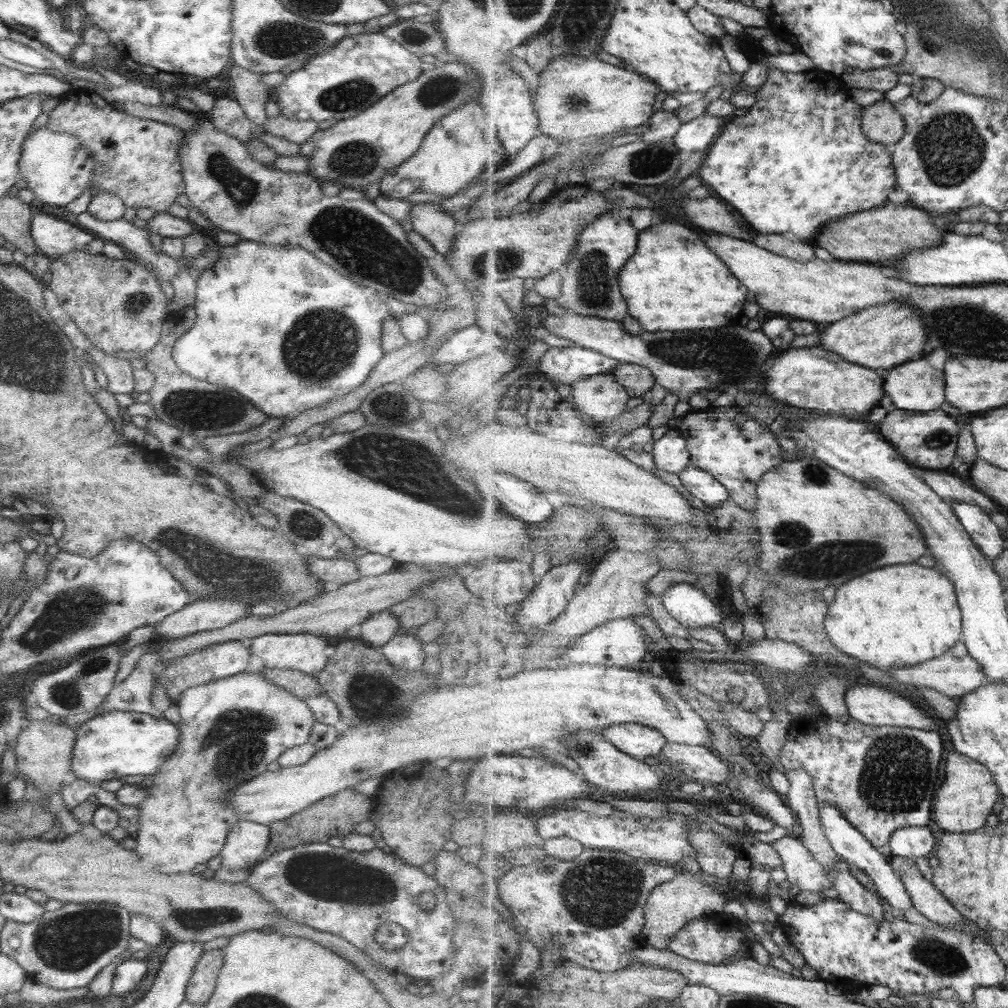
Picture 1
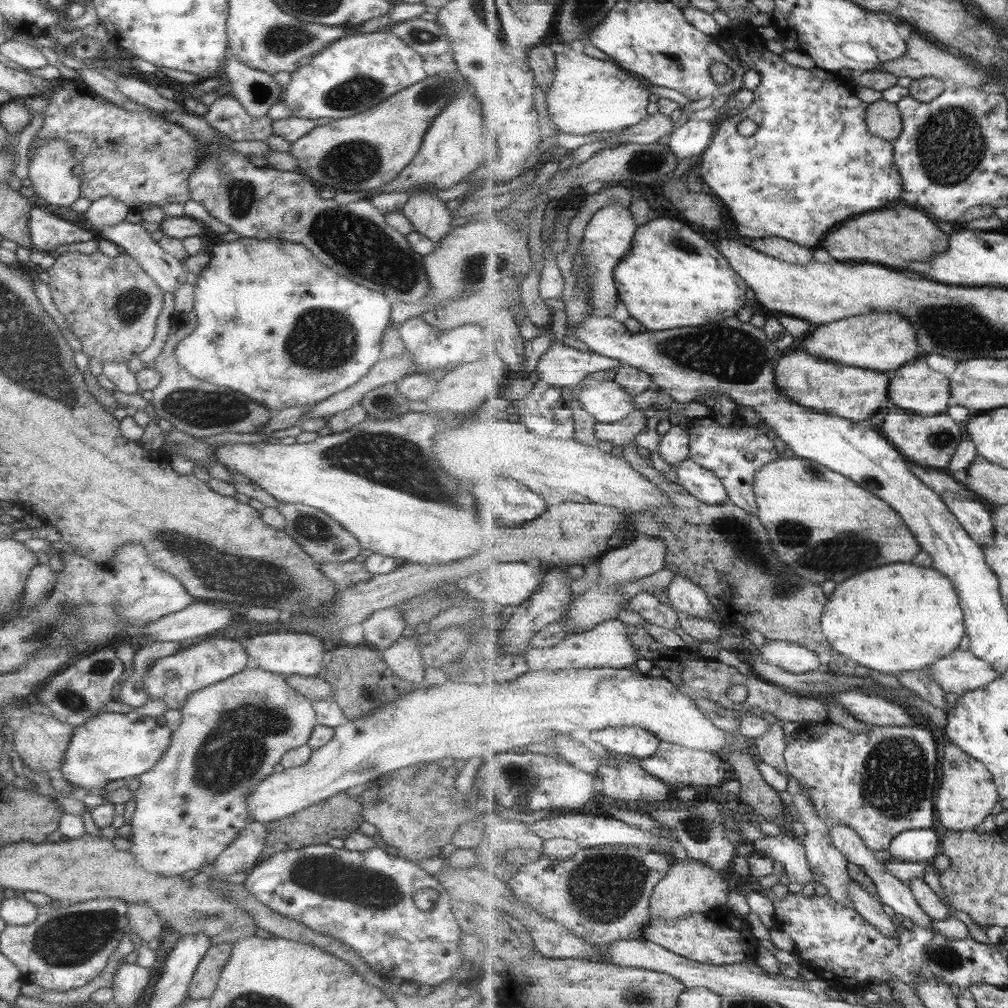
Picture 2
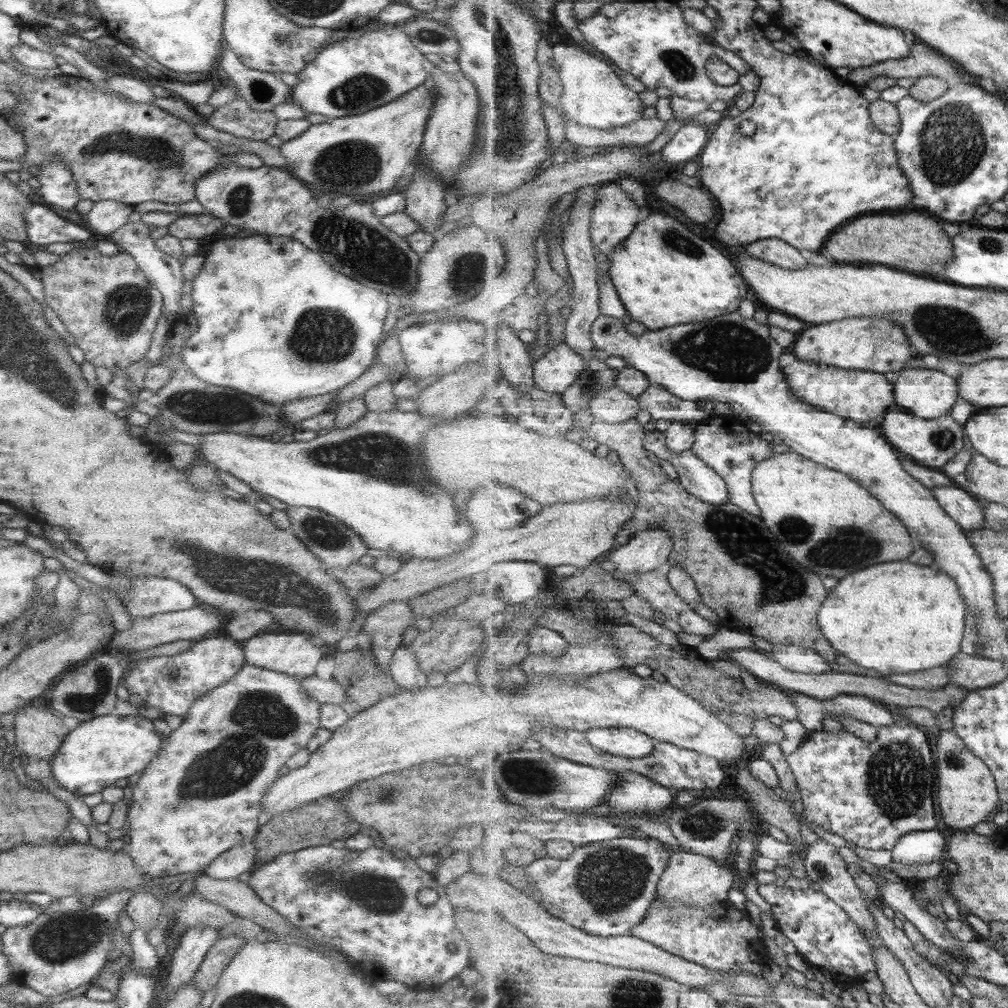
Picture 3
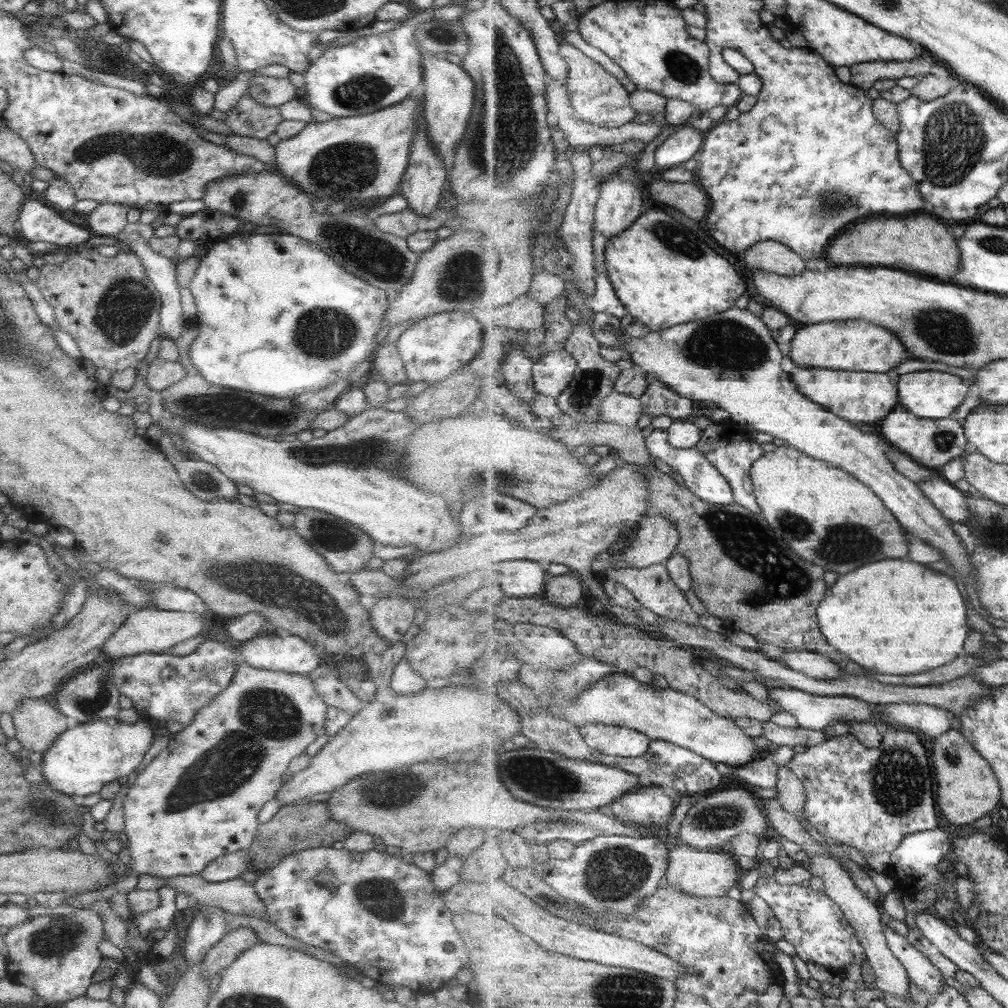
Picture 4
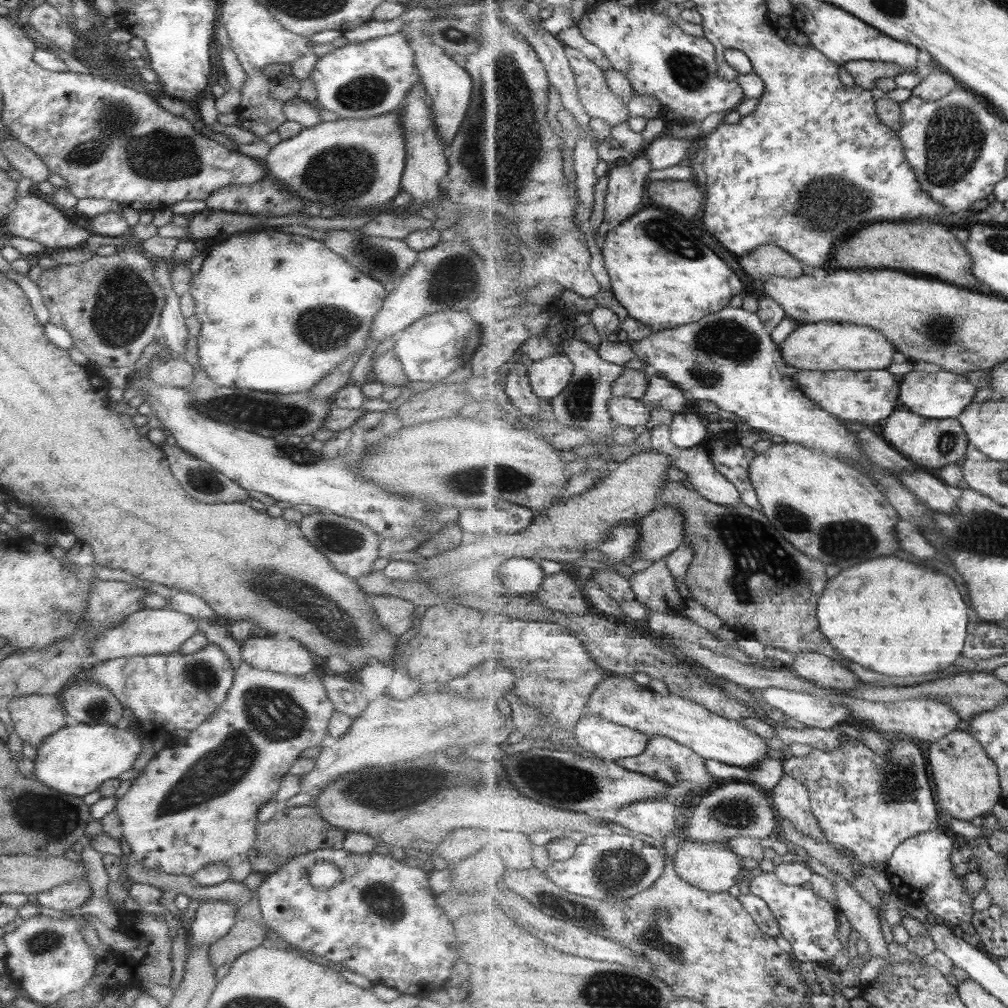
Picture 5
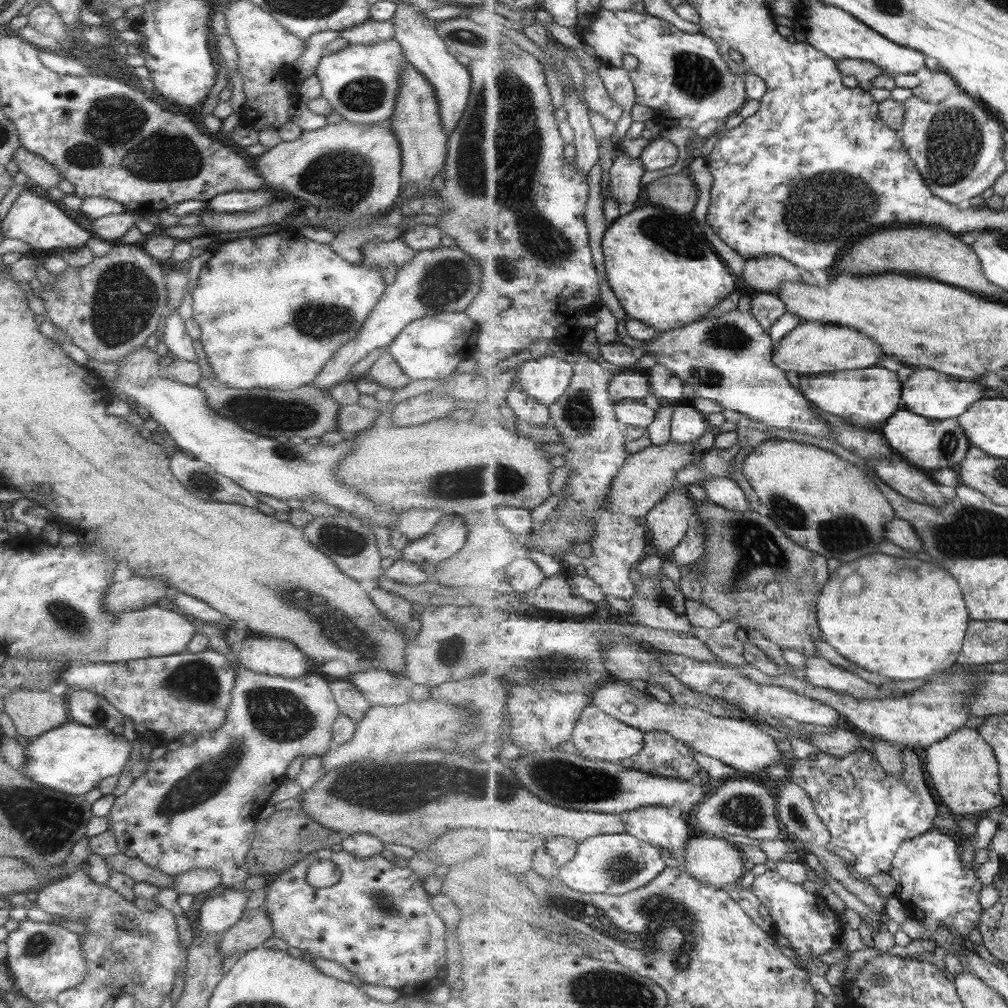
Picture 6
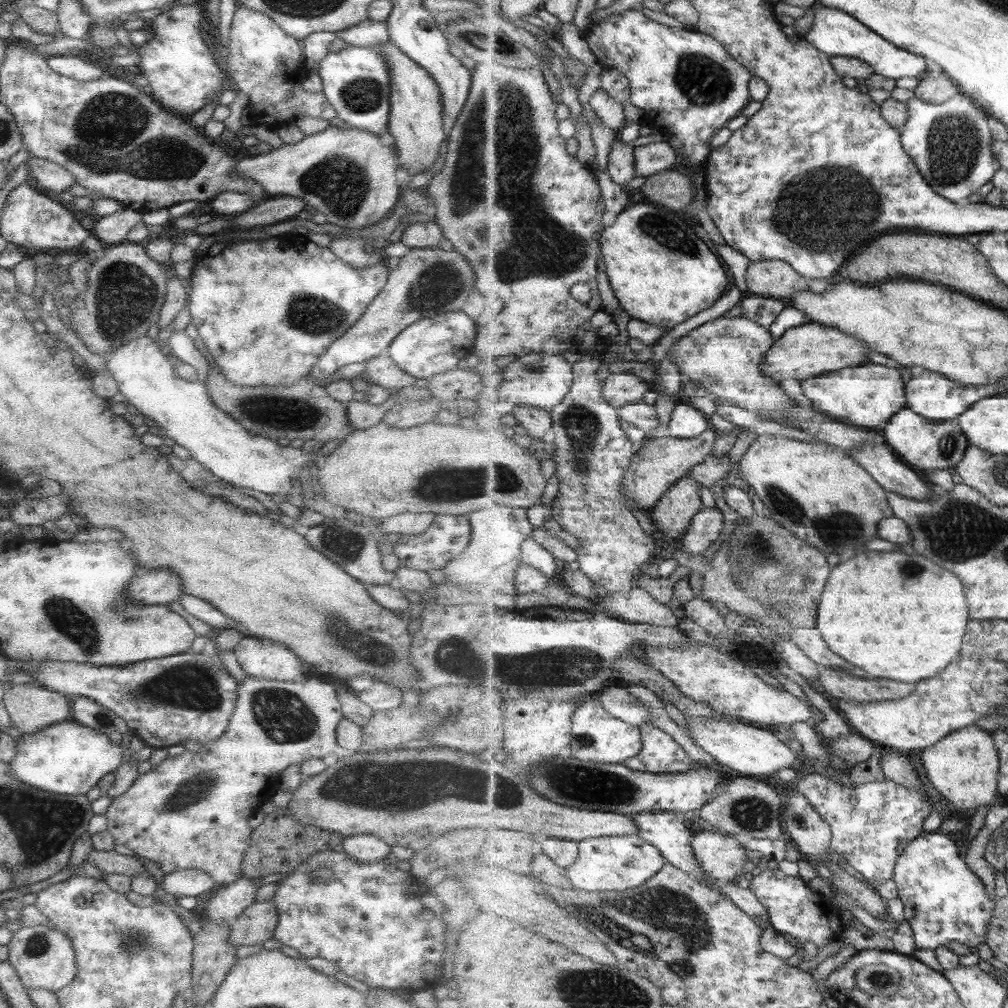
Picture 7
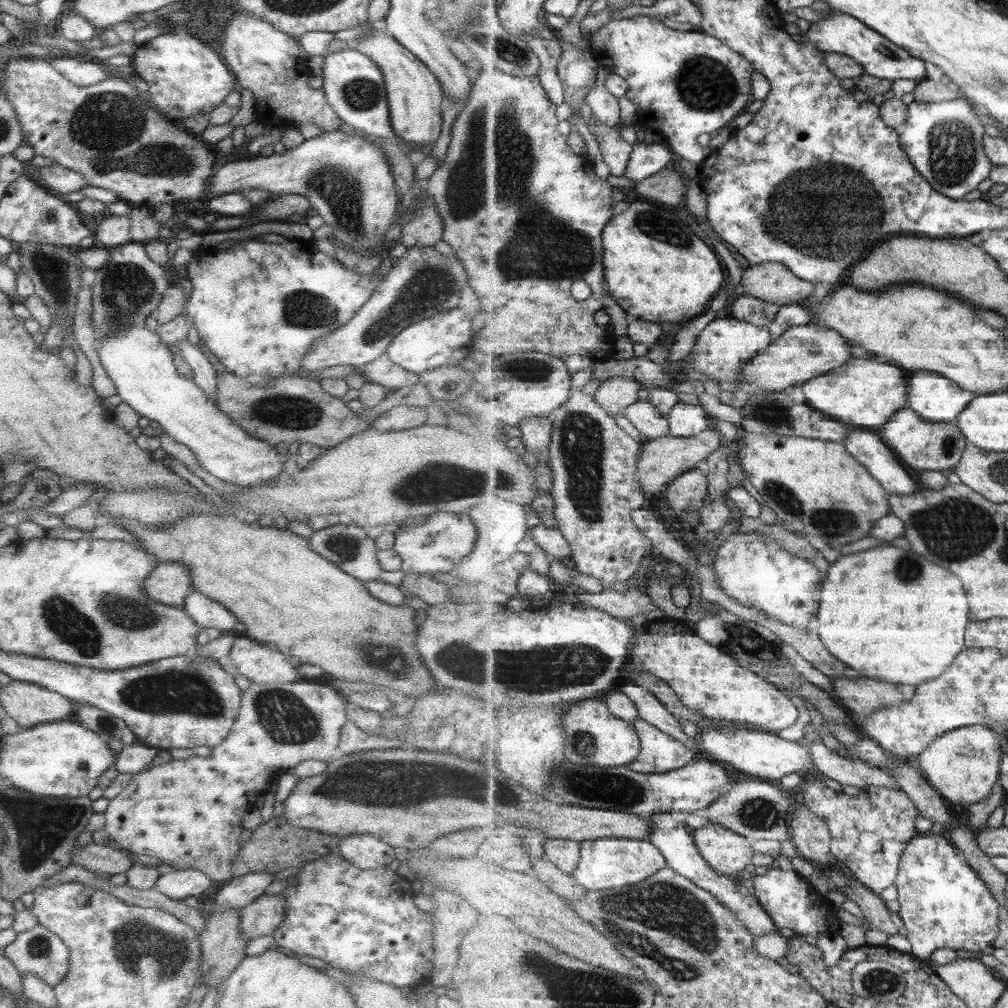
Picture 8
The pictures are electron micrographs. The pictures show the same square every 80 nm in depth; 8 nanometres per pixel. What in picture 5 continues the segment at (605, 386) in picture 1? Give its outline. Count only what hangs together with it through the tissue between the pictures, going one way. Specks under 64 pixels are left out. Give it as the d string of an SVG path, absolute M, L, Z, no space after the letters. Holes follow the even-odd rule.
M613 396L610 400L610 413L616 424L631 429L651 422L651 409L644 401L627 396Z

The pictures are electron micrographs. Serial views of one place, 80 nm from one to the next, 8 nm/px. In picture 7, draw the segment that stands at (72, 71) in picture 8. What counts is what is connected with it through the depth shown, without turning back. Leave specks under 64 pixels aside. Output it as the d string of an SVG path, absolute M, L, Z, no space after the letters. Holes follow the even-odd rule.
M45 56L47 66L67 78L72 78L77 82L89 82L101 76L99 67L94 66L92 63L81 60L81 58L71 56Z

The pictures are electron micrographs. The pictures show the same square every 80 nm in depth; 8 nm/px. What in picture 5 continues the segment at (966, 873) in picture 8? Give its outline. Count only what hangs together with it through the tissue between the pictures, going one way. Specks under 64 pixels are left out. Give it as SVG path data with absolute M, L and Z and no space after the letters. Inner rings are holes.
M941 829L923 832L902 842L894 855L888 860L888 876L896 876L909 889L900 896L909 904L925 906L934 919L952 927L961 926L963 922L971 923L976 913L973 908L973 897L965 889L961 877L955 873L955 864L951 862L951 854L955 848L955 840Z

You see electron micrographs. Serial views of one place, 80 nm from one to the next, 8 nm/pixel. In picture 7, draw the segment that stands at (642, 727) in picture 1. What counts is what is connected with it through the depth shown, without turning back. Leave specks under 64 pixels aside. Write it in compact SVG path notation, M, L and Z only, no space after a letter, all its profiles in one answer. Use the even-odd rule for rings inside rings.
M589 700L573 714L571 756L583 761L603 764L623 764L635 758L643 748L640 727L614 718L599 700Z

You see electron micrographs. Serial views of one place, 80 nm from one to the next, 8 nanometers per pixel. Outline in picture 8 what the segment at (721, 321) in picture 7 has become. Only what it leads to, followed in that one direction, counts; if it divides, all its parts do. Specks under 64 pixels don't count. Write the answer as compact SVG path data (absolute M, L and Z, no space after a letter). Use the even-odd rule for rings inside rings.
M733 316L717 318L703 330L697 339L691 354L695 374L693 369L690 369L691 375L704 374L711 377L720 382L720 385L728 391L735 391L743 386L747 388L749 384L744 380L742 366L750 358L763 352L773 341L774 338L769 329L761 328Z

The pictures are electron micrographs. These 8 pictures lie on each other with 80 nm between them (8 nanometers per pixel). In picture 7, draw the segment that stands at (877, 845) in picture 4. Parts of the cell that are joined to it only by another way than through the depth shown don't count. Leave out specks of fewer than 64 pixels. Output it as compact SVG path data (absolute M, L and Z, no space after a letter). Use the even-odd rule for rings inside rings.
M814 772L799 775L795 788L810 800L815 810L831 825L831 851L841 855L876 889L885 880L894 878L899 856L912 840L926 832L923 822L933 808L933 802L924 791L911 791L887 778L867 785L849 786L833 783Z

